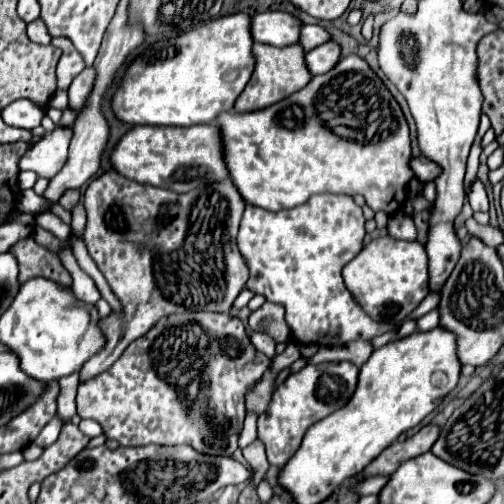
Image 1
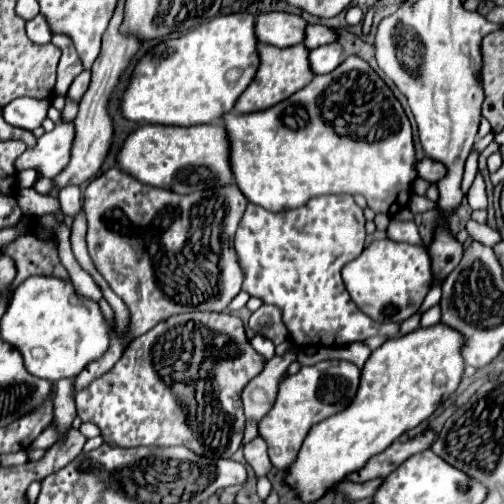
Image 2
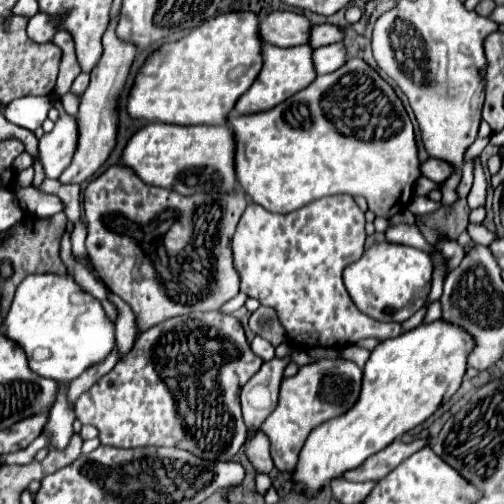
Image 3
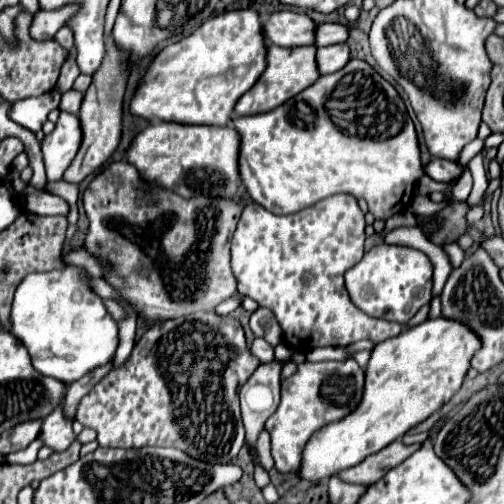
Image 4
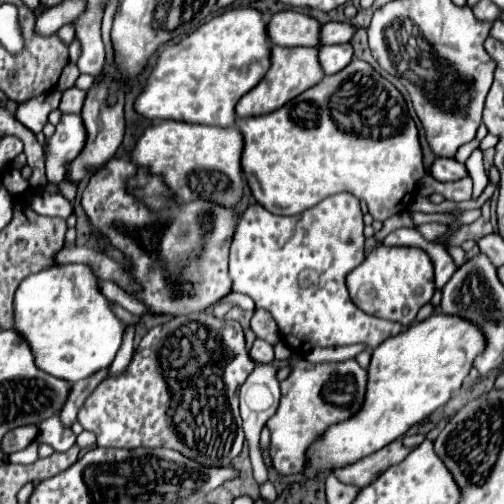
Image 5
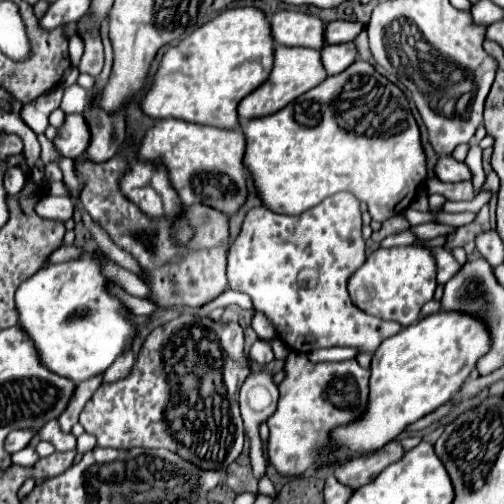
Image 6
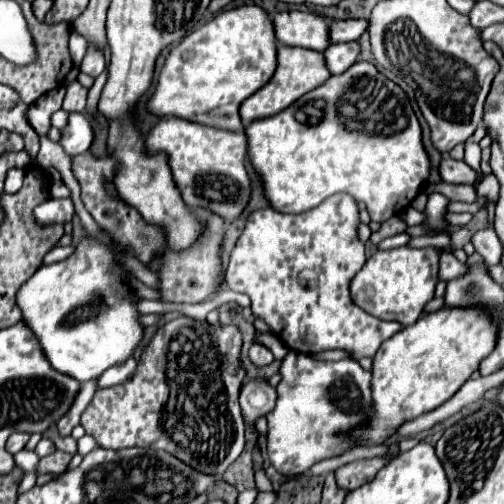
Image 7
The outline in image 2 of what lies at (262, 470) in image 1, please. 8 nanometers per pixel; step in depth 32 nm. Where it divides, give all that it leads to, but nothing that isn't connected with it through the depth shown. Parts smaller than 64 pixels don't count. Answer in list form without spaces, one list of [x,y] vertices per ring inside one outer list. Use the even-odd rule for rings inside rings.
[[[260,436],[254,438],[250,444],[244,446],[244,458],[246,458],[246,462],[252,466],[256,478],[266,476],[266,474],[270,472],[270,468],[272,468],[270,460],[268,460],[266,442],[264,442]]]

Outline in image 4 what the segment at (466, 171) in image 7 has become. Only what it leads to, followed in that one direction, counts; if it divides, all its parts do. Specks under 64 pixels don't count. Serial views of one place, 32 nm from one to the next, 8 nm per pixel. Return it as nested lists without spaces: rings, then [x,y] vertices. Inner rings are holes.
[[[432,158],[426,166],[424,166],[424,172],[436,180],[436,182],[450,182],[458,176],[462,176],[462,166],[456,164],[456,162],[450,162],[450,160],[440,160],[440,158]]]

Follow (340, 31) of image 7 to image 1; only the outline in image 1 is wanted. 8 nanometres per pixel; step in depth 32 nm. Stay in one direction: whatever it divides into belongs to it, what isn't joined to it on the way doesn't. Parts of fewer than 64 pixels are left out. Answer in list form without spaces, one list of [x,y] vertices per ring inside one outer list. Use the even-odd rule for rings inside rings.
[[[304,26],[300,30],[298,44],[304,48],[304,52],[308,52],[308,50],[324,44],[326,40],[330,40],[330,36],[328,36],[328,32],[322,26]]]

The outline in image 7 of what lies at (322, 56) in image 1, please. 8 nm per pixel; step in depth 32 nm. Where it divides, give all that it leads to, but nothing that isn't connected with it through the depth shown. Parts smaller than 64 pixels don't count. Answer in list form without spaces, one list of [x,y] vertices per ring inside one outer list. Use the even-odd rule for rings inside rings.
[[[356,42],[346,44],[330,44],[324,52],[326,66],[330,68],[330,74],[342,74],[346,72],[360,56],[360,46]]]

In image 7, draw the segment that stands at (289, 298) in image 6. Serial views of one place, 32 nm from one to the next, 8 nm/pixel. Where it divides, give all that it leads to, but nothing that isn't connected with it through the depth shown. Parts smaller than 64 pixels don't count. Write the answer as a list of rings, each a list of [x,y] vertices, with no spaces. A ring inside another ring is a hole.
[[[336,194],[302,214],[280,214],[272,208],[254,210],[246,226],[230,252],[230,262],[226,268],[226,282],[230,290],[244,292],[252,300],[252,312],[256,318],[262,318],[272,332],[290,348],[304,354],[314,354],[322,350],[342,348],[352,352],[352,358],[360,360],[362,356],[374,356],[378,342],[394,336],[402,324],[384,322],[376,316],[370,316],[358,308],[348,292],[352,276],[364,266],[364,244],[358,238],[360,214],[358,204],[348,194]]]

